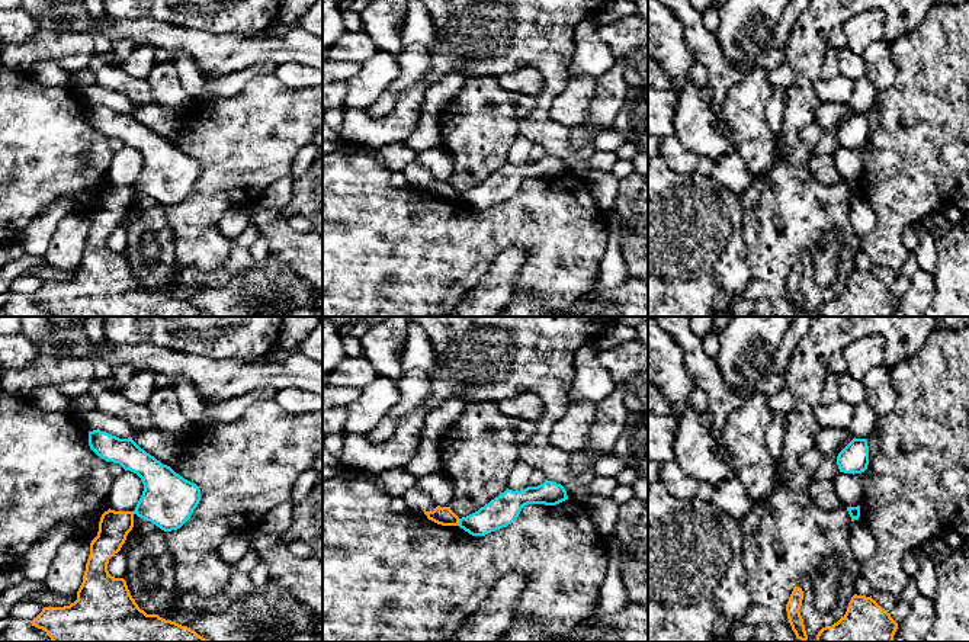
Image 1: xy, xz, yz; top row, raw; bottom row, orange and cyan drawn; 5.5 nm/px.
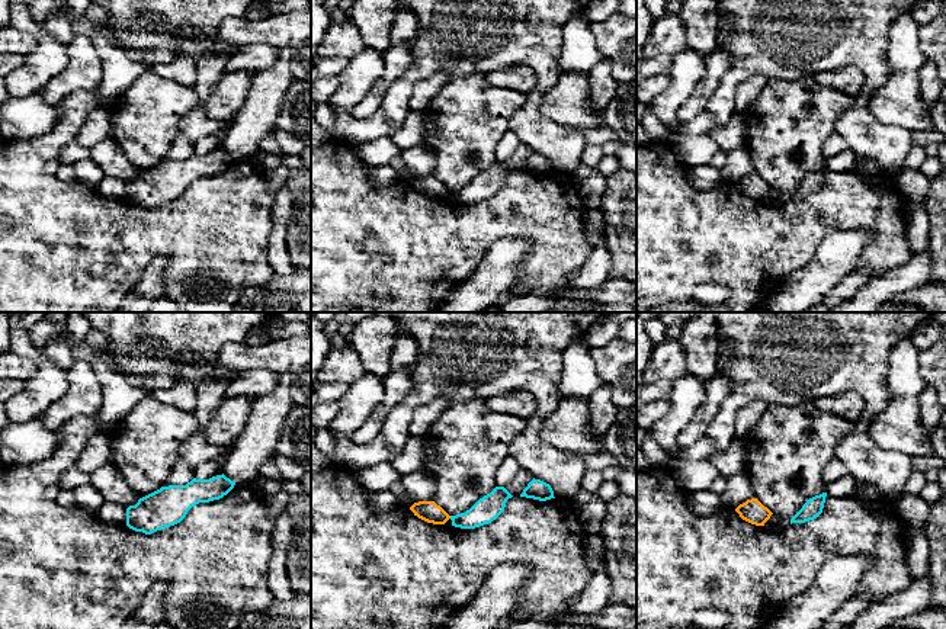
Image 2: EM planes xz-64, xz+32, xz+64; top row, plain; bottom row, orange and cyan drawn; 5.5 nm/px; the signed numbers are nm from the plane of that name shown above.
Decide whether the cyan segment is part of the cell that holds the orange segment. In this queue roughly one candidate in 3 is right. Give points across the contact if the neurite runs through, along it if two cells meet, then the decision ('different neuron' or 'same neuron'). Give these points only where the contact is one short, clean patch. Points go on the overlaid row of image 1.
border along xz (458, 519), (459, 525); different neuron

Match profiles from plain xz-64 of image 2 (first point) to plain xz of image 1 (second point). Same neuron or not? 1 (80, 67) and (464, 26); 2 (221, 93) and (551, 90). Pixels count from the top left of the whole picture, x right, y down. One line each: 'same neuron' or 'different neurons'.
1: different neurons
2: different neurons

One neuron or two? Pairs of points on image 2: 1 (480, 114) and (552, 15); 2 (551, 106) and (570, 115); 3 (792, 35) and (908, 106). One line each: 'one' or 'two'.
1: two
2: one
3: two

